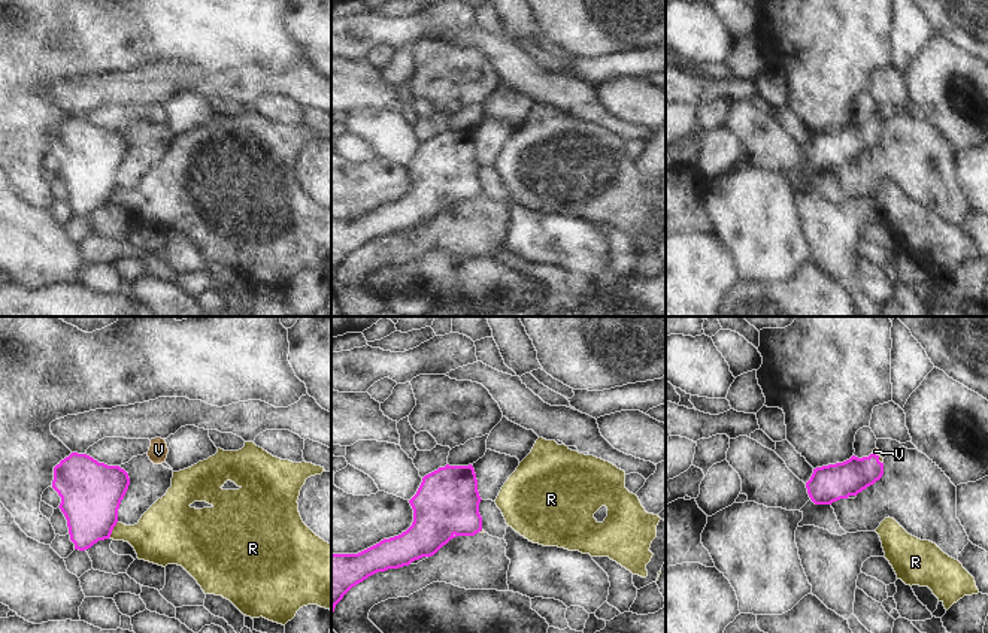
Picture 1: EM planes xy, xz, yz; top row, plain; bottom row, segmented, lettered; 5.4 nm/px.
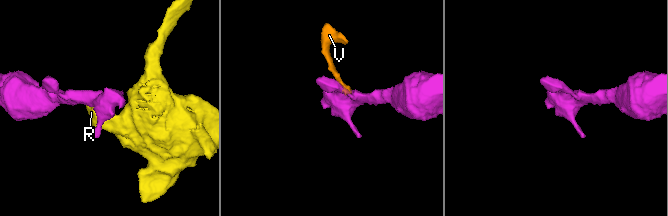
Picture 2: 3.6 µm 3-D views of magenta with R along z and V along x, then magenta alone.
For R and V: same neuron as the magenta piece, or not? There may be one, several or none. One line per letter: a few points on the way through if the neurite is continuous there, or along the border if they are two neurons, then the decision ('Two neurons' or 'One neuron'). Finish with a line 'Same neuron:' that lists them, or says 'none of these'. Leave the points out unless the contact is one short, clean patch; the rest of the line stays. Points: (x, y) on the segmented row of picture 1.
R: Two neurons
V: Path across: yz (839, 481), (863, 472), (878, 457), (875, 451). One neuron
Same neuron: V

